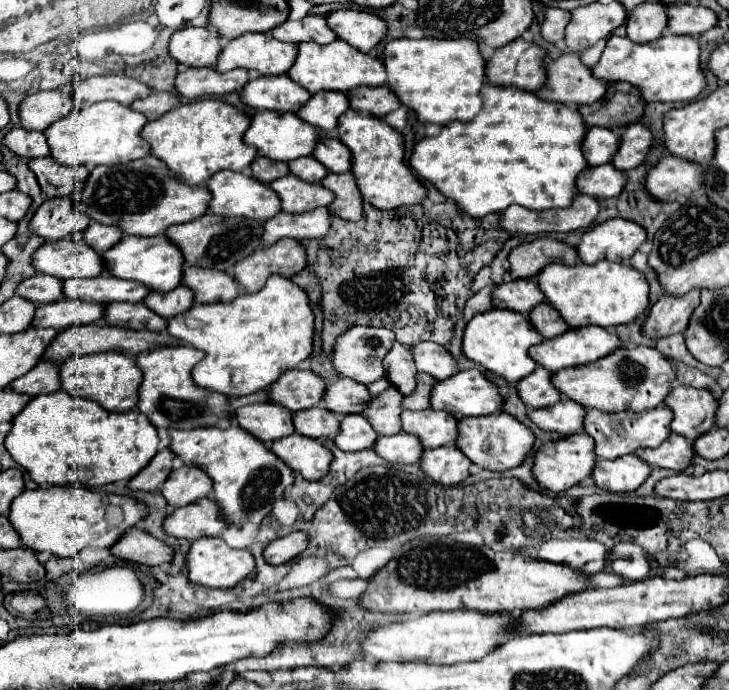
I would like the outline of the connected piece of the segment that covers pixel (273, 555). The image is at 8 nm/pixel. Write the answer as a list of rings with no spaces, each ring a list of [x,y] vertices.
[[[293,531],[285,537],[271,541],[263,551],[263,559],[269,565],[281,565],[281,563],[295,559],[305,549],[307,549],[307,535],[301,533],[301,531]]]

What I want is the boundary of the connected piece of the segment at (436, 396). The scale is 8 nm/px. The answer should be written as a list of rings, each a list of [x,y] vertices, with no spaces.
[[[469,369],[437,381],[431,389],[431,407],[447,411],[455,419],[463,419],[501,411],[503,397],[479,369]]]

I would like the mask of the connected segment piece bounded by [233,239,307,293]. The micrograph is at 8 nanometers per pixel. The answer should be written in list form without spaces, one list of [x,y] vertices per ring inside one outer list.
[[[281,239],[267,249],[257,249],[247,259],[235,265],[235,281],[245,289],[245,293],[255,293],[263,287],[269,275],[277,273],[285,279],[303,271],[307,265],[303,245],[295,239]]]

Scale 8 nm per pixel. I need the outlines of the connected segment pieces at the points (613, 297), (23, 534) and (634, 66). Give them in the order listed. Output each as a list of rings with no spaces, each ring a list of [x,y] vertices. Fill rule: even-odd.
[[[599,261],[595,265],[577,263],[573,267],[551,263],[543,267],[543,271],[535,275],[535,279],[545,295],[545,303],[557,309],[561,319],[567,321],[569,327],[615,327],[631,323],[649,305],[649,285],[645,277],[633,267],[625,267],[621,263]]]
[[[49,487],[33,489],[17,495],[9,509],[9,519],[15,531],[19,531],[21,545],[31,551],[49,551],[57,557],[75,557],[85,547],[109,549],[127,529],[135,527],[141,517],[147,515],[147,507],[131,497],[99,495],[81,487]]]
[[[663,35],[647,45],[637,45],[627,37],[609,37],[599,63],[591,69],[603,81],[627,81],[637,85],[643,101],[693,101],[705,87],[699,67],[699,43],[687,35]]]

